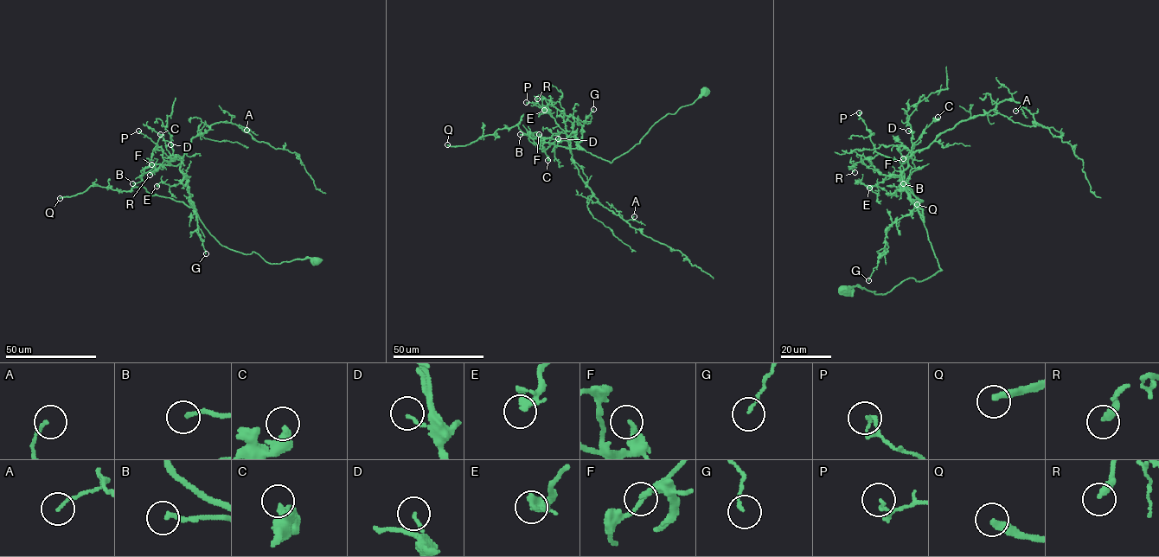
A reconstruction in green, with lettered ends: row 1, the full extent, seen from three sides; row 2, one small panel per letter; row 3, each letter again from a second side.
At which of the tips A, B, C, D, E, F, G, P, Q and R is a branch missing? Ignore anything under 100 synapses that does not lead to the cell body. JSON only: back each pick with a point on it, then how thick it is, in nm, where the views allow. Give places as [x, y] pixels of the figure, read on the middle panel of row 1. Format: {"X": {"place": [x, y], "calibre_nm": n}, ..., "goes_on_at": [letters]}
{"Q": {"place": [447, 144], "calibre_nm": 320}, "goes_on_at": ["Q"]}

